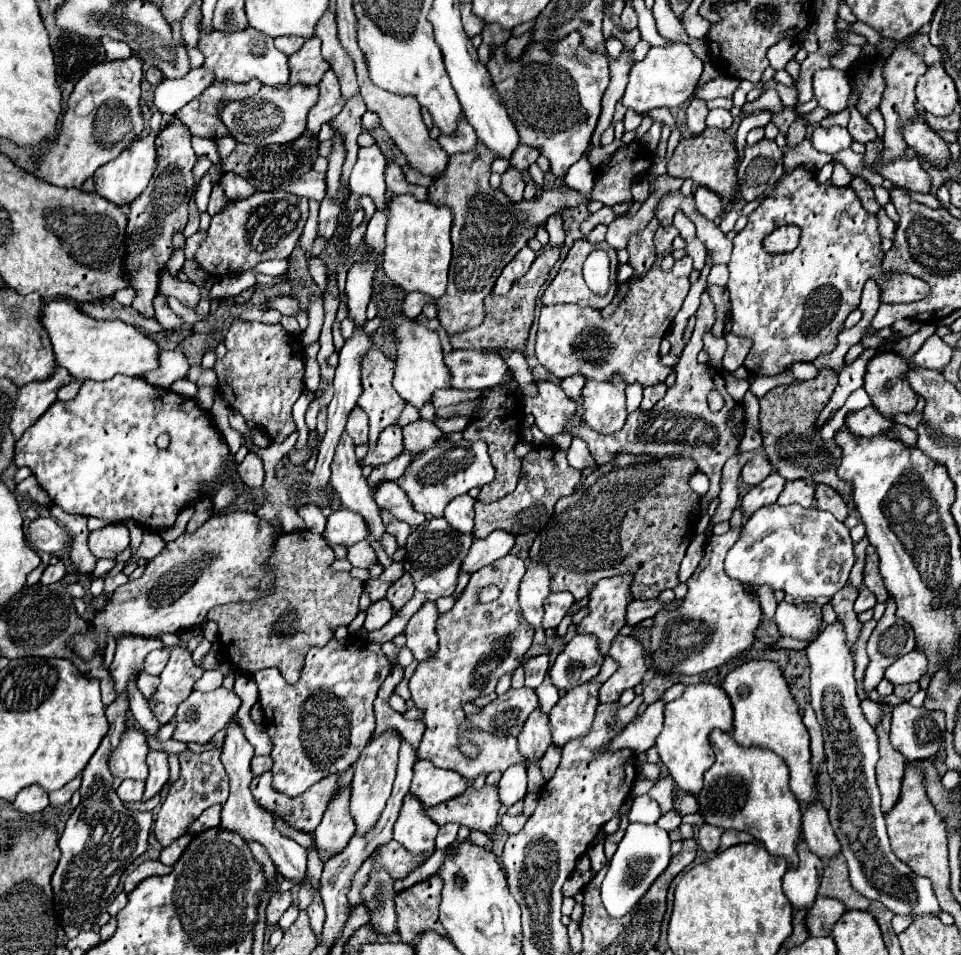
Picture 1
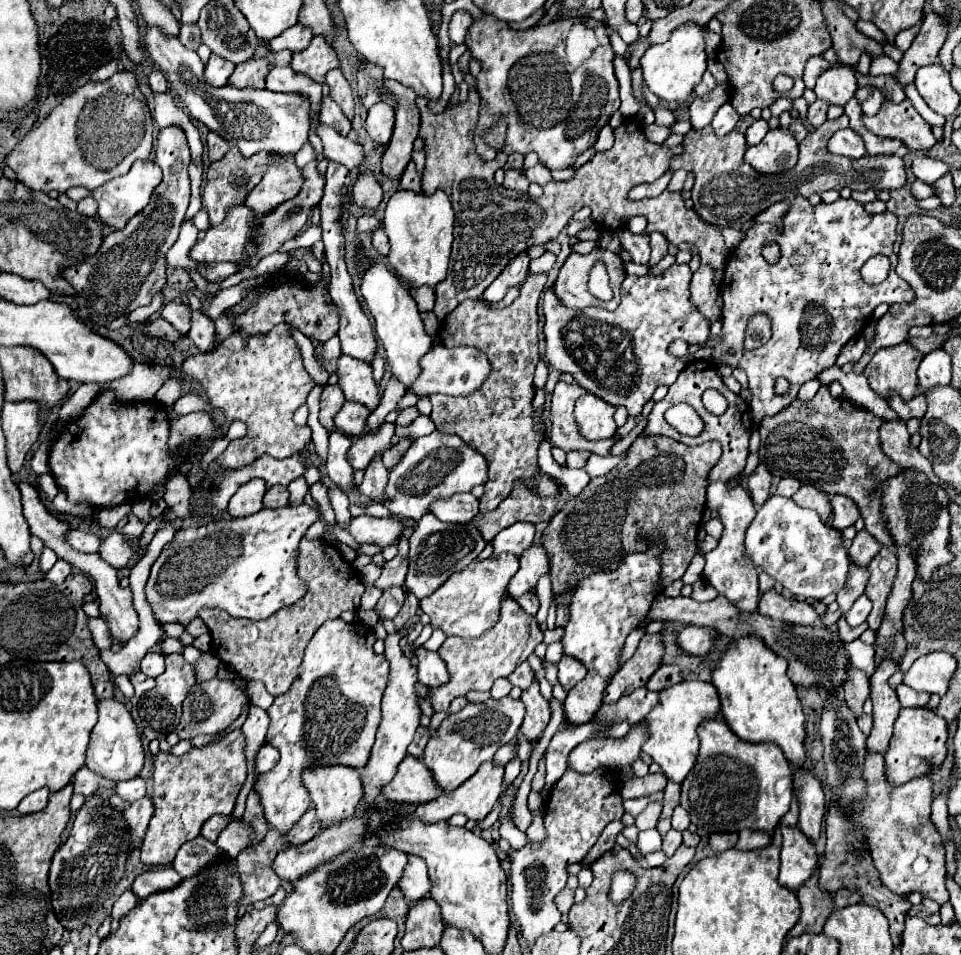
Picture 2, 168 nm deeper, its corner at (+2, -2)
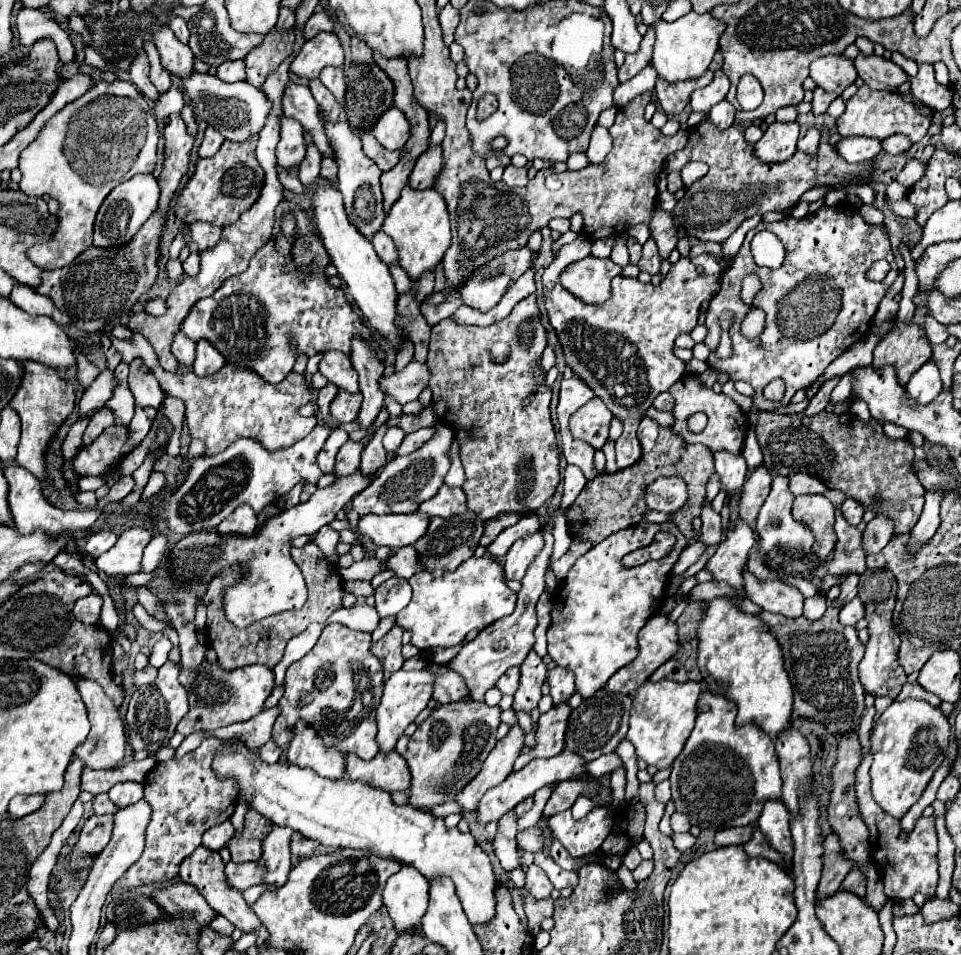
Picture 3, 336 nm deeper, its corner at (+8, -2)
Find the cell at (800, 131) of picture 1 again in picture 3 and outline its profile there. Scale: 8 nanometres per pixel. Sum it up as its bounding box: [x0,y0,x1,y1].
[812,88,838,114]

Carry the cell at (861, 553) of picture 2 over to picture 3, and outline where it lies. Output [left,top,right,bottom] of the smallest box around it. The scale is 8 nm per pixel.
[864,516,894,554]

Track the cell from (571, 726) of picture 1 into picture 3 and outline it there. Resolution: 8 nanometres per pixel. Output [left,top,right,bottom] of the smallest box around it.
[548,522,686,698]

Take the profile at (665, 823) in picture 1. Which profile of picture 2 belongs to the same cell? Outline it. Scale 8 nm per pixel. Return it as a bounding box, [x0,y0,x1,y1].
[672,806,690,832]

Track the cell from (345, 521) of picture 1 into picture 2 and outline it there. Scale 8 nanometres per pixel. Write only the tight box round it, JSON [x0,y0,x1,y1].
[346,516,406,546]

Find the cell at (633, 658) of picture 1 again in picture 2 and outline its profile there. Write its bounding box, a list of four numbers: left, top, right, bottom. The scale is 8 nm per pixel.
[604,634,662,702]

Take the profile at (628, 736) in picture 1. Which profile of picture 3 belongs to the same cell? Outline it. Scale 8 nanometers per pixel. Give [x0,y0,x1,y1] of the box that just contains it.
[476,750,586,824]

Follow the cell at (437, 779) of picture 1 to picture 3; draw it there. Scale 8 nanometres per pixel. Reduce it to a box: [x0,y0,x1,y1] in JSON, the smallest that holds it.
[346,752,410,792]

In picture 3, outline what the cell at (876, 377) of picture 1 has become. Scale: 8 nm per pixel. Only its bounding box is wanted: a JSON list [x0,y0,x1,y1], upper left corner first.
[874,322,932,386]

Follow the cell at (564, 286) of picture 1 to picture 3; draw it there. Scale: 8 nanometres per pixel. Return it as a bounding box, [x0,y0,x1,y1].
[560,256,622,304]

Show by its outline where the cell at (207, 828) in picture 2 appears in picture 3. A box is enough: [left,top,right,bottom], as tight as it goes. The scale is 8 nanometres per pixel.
[204,820,234,852]

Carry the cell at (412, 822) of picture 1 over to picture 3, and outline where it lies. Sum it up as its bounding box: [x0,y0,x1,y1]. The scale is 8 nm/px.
[382,866,428,934]

